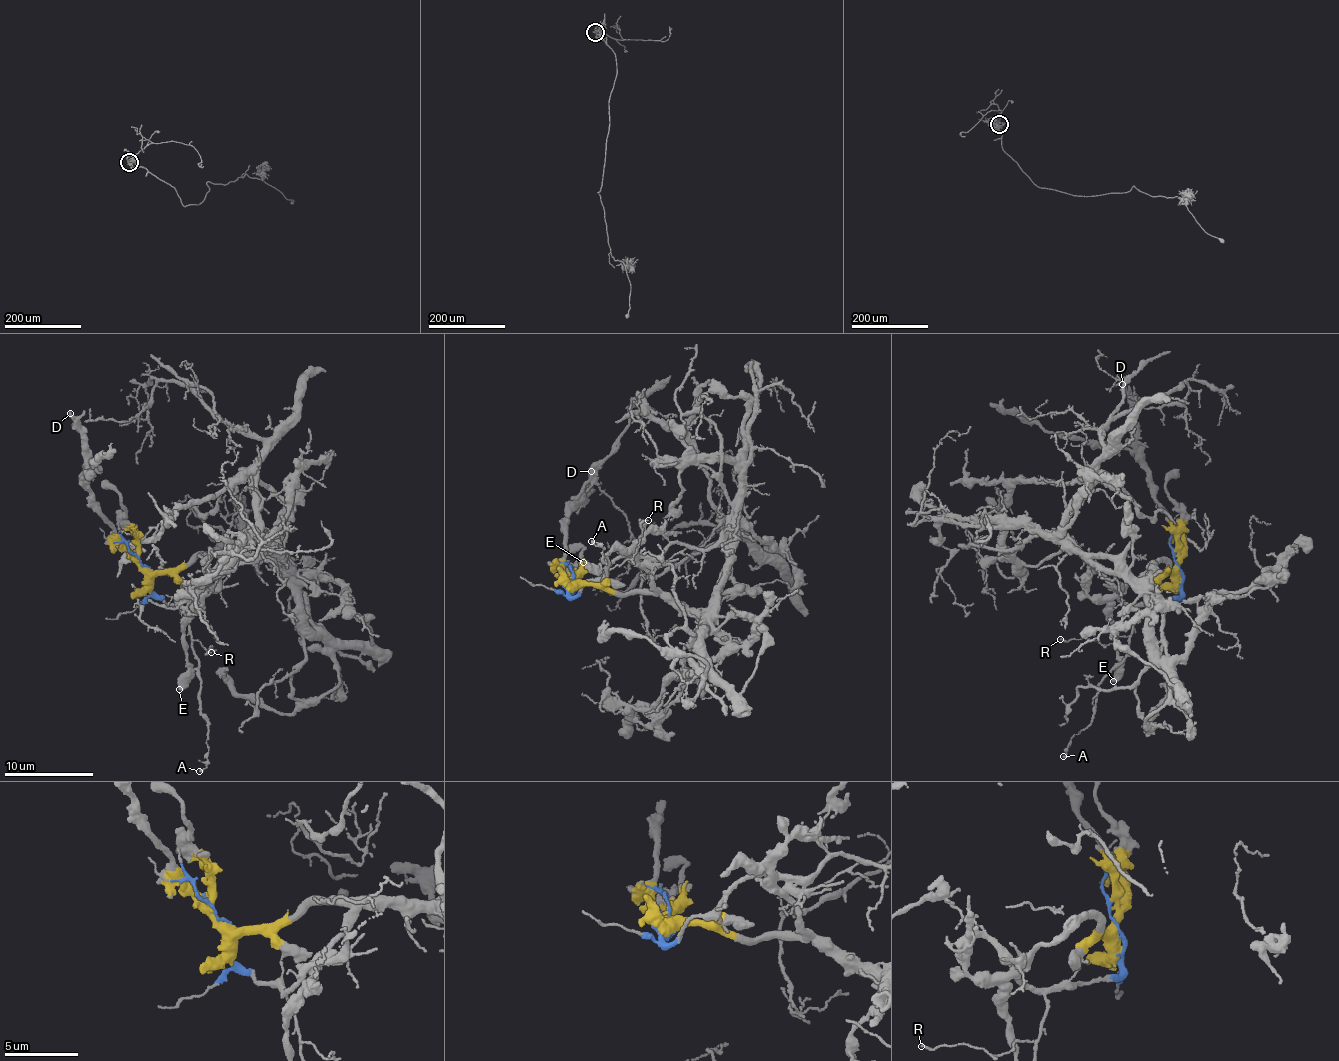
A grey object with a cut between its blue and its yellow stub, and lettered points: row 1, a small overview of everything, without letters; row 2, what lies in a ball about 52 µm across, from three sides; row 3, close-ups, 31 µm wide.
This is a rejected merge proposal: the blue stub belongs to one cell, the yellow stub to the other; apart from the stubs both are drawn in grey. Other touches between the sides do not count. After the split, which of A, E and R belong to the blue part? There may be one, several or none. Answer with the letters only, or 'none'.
A, R

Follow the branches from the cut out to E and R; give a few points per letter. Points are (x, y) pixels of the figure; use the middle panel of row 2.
E: (573, 584), (627, 594), (653, 590), (648, 571), (629, 552), (614, 551), (591, 569), (583, 563)
R: (573, 581), (569, 595), (576, 595), (588, 581), (630, 559), (639, 546), (641, 523), (648, 521)

